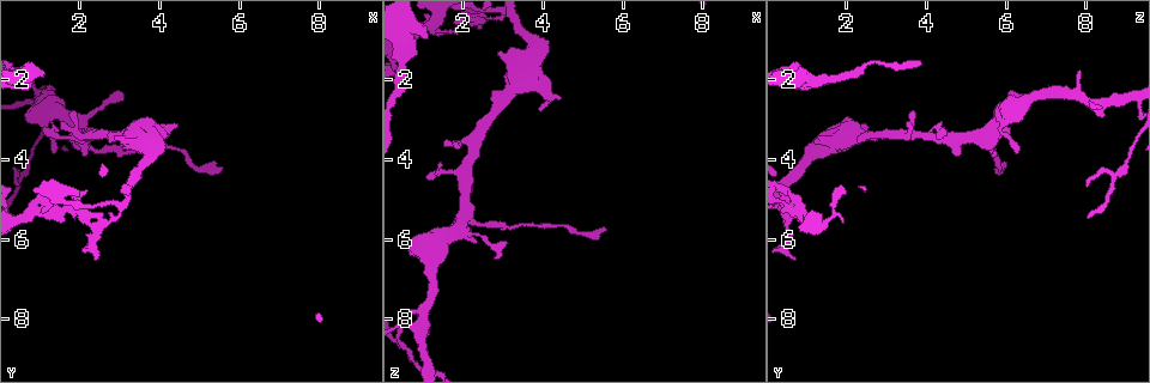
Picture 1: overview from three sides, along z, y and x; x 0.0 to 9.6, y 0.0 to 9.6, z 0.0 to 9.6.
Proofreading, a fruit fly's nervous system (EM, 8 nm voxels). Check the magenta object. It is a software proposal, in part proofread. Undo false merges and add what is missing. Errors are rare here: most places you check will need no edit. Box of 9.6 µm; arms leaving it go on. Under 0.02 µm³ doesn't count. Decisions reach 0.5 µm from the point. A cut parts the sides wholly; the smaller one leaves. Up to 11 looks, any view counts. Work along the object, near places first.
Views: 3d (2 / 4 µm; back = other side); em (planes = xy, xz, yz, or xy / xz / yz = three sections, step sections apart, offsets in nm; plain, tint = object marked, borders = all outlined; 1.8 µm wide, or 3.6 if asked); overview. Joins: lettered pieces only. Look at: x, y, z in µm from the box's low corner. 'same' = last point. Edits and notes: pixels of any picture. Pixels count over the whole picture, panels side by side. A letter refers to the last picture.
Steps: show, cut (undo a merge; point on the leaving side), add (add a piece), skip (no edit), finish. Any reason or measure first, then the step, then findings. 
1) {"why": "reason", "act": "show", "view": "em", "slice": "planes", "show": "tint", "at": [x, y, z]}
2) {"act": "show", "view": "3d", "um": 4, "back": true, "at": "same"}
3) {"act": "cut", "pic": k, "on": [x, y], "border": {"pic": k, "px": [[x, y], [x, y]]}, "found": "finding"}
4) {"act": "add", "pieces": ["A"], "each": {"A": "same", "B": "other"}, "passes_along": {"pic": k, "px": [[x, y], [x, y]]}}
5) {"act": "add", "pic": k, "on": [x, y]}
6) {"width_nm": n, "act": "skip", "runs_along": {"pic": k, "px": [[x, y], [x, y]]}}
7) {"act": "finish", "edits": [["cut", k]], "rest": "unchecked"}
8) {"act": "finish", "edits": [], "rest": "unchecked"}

{"why": "branch stops here", "act": "show", "view": "3d", "um": 2, "at": [1.15, 1.80, 0.90]}

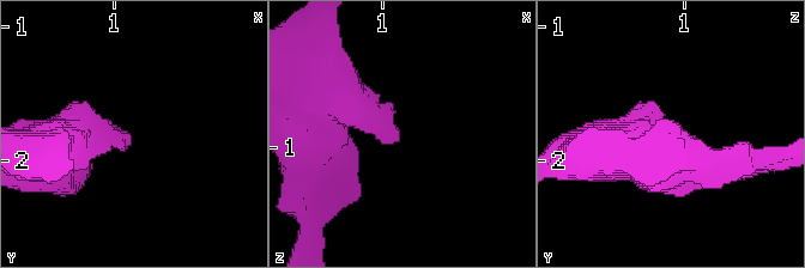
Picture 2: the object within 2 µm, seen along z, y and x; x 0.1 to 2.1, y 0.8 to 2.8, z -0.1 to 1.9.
{"why": "shape alone is not enough", "act": "show", "view": "em", "slice": "planes", "show": "borders", "at": [1.12, 1.78, 0.96]}

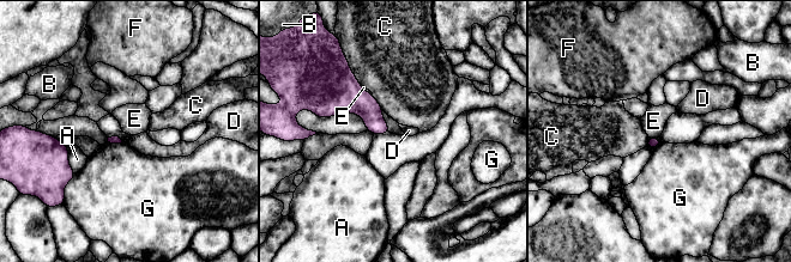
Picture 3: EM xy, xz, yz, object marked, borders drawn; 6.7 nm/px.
{"longest_contact_nm": ["A", 200], "act": "skip", "each": {"A": "other", "B": "other", "C": "other", "D": "other", "E": "other", "F": "other", "G": "other"}, "border": {"pic": 3, "px": [[381, 110], [381, 116], [390, 132]]}, "found": "none of them fits"}

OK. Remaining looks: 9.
{"why": "free end", "act": "show", "view": "3d", "um": 4, "at": [2.95, 3.50, 1.30]}

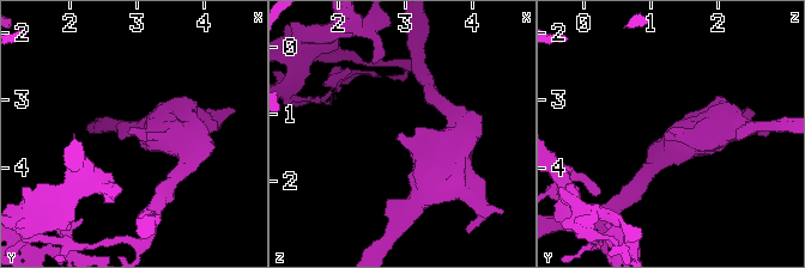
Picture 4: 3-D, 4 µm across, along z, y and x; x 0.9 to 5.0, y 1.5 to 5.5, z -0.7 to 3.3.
{"act": "show", "view": "em", "slice": "planes", "show": "borders", "at": [2.90, 3.45, 1.30]}

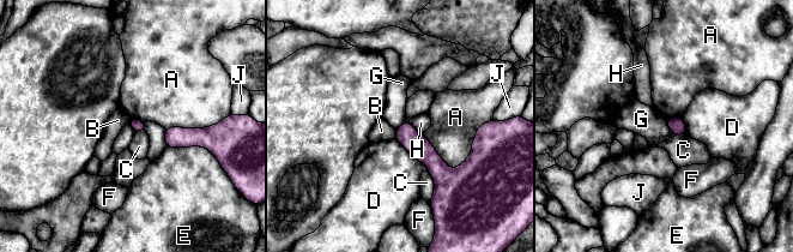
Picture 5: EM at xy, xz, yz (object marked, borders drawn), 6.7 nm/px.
{"longest_contact_nm": ["A", 440], "act": "skip", "each": {"A": "other", "B": "other", "C": "other", "D": "other", "E": "other", "F": "other", "G": "other", "H": "other", "J": "other"}, "border": {"pic": 5, "px": [[666, 119], [666, 125], [675, 134]]}, "found": "none of them fits"}

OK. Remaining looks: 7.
{"why": "an open end", "act": "show", "view": "em", "slice": "planes", "show": "borders", "at": [1.50, 3.10, 3.55]}

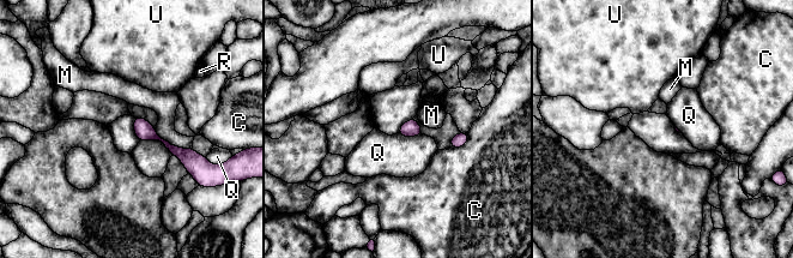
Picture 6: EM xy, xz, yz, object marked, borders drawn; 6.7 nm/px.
{"act": "skip", "each": {"C": "other", "M": "other", "Q": "other", "R": "other", "U": "other"}, "runs_along": {"pic": 6, "px": [[137, 120], [177, 151], [188, 166]]}, "found": "no lettered piece goes on from it"}

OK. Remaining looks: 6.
{"why": "thin end", "act": "show", "view": "3d", "um": 4, "back": true, "at": [5.55, 4.15, 5.75]}

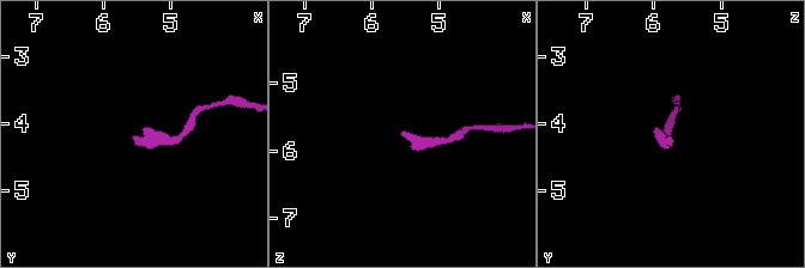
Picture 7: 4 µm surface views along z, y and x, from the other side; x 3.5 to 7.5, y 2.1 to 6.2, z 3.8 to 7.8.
{"act": "show", "view": "em", "slice": "planes", "show": "tint", "at": [5.50, 4.20, 5.75]}

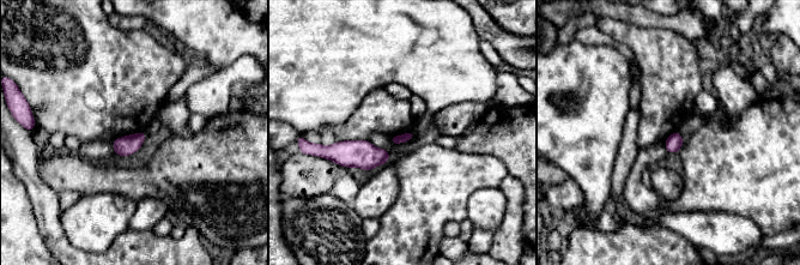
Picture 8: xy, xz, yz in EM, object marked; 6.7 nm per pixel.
{"why": "see the neighbours", "act": "show", "view": "em", "slice": "planes", "show": "borders", "at": "same"}

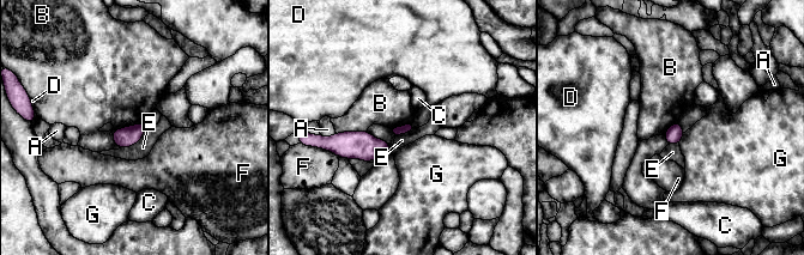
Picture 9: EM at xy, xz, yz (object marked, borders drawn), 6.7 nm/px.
{"act": "skip", "each": {"A": "other", "B": "other", "C": "other", "D": "other", "E": "other", "F": "other", "G": "other"}, "border": {"pic": 9, "px": [[144, 121], [118, 128], [114, 144]]}, "found": "no lettered piece goes on from it"}

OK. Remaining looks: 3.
{"act": "finish", "edits": [], "rest": "unchecked"}

